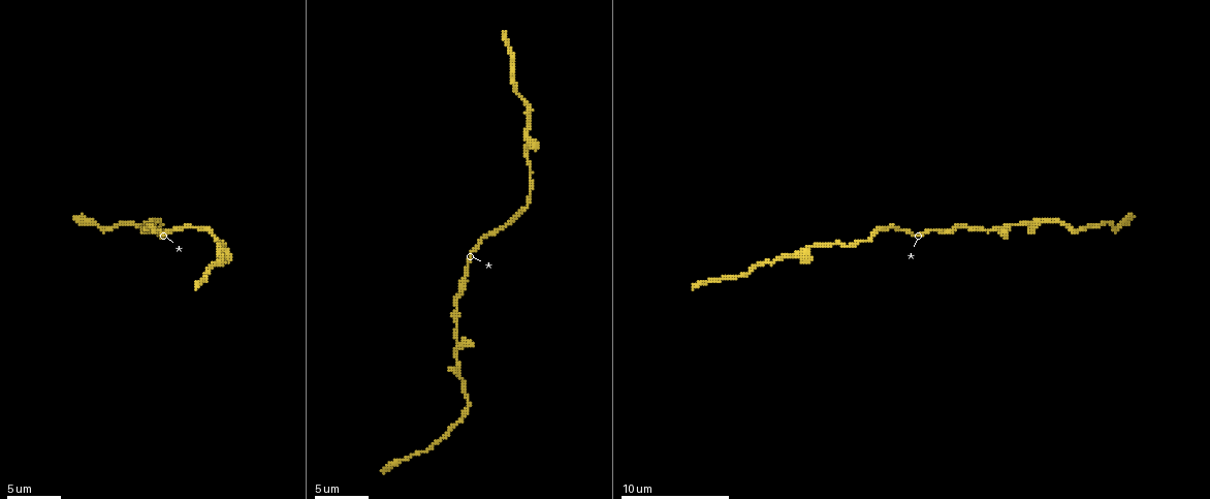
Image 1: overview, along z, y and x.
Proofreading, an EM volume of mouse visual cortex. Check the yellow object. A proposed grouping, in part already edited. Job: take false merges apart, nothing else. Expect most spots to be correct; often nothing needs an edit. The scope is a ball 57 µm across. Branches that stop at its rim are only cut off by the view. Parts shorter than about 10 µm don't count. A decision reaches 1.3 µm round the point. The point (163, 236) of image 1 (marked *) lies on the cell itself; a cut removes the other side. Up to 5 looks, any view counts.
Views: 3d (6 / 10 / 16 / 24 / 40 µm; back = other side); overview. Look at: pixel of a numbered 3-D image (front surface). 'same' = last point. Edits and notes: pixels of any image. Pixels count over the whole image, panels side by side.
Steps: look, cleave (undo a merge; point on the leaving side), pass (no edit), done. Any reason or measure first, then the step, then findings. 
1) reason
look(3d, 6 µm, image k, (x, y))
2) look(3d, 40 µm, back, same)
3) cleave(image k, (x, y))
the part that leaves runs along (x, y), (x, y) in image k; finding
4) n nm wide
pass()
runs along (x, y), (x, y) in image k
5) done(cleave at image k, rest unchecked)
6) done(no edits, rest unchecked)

sudden change in width
look(3d, 10 µm, image 1, (529, 130))

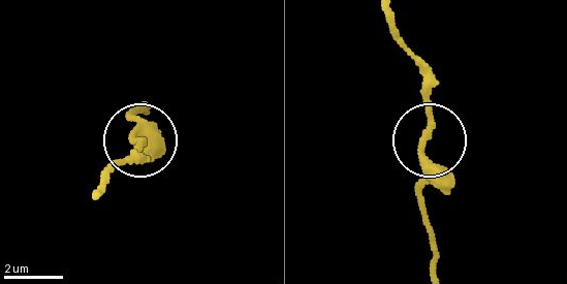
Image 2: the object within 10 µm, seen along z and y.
pass()
continuous, no second cell

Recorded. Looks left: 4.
narrows sharply
look(3d, 10 µm, image 1, (457, 303))

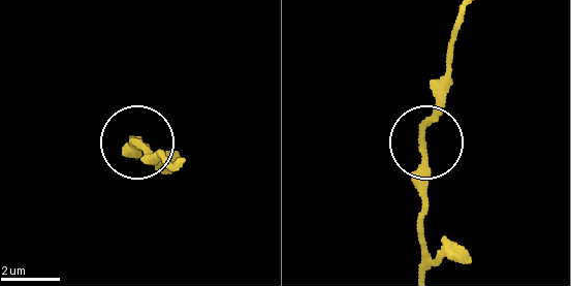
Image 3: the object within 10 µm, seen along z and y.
pass()
runs along (462, 18), (439, 112), (424, 141), (424, 243) in image 3; continuous, no second cell

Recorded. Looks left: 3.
side arm on a straight run
look(3d, 10 µm, image 1, (1017, 226))

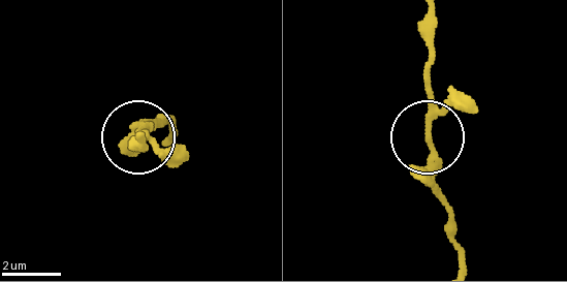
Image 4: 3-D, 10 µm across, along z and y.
look(3d, 10 µm, back, image 4, (430, 132))

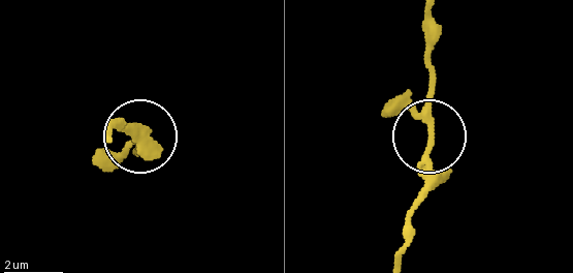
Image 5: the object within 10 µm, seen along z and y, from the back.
pass()
runs along (427, 9), (427, 187), (413, 229) in image 5; continuous, no second cell

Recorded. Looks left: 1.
done(no edits, rest unchecked)

